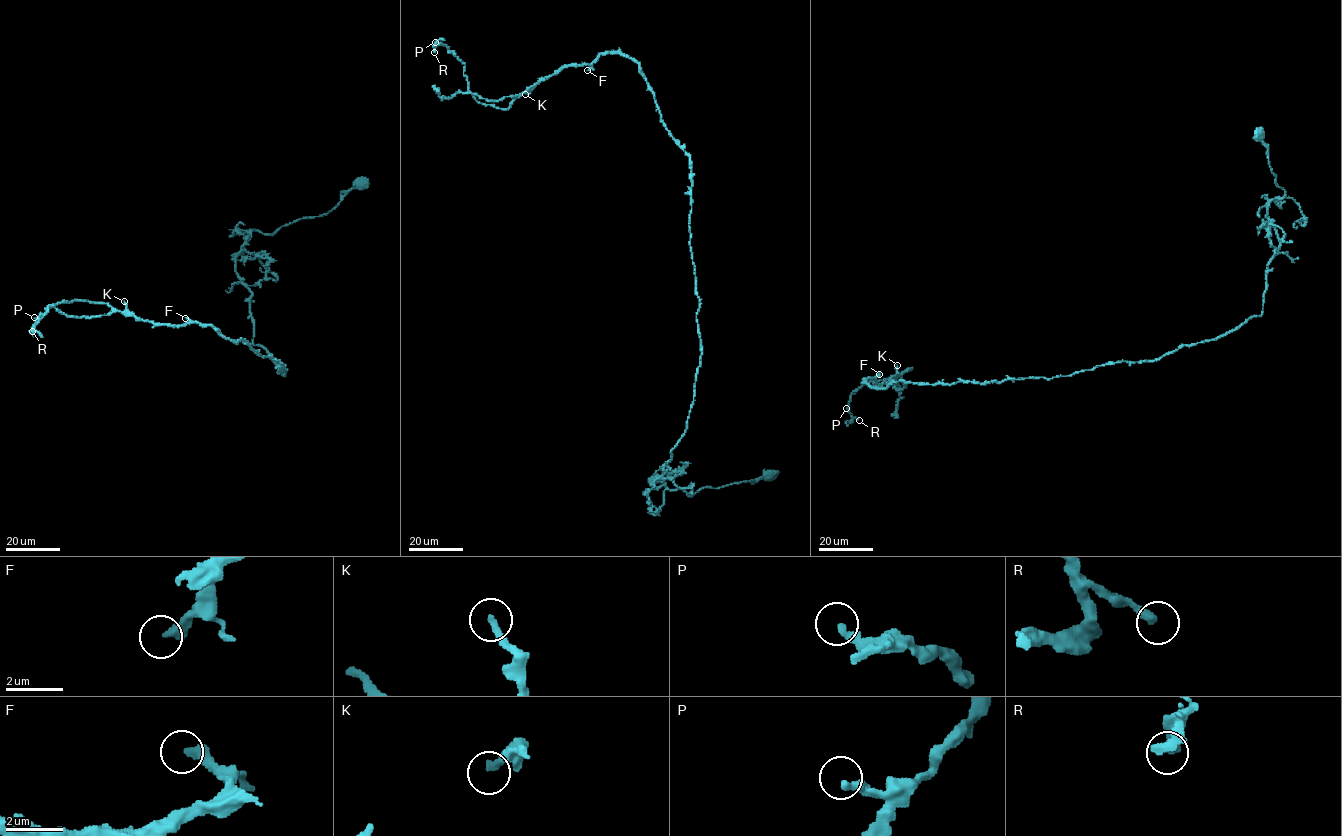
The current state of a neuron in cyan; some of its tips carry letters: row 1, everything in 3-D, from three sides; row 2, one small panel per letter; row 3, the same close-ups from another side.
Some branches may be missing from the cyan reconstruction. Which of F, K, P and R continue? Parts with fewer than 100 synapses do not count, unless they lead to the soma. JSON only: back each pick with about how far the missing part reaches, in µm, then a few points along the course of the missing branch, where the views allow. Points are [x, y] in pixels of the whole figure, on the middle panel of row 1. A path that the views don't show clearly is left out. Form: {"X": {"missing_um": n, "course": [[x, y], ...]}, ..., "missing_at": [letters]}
{"K": {"missing_um": 60, "course": [[525, 94], [508, 107], [452, 106], [481, 115], [482, 102], [492, 84]]}, "missing_at": ["K"]}

